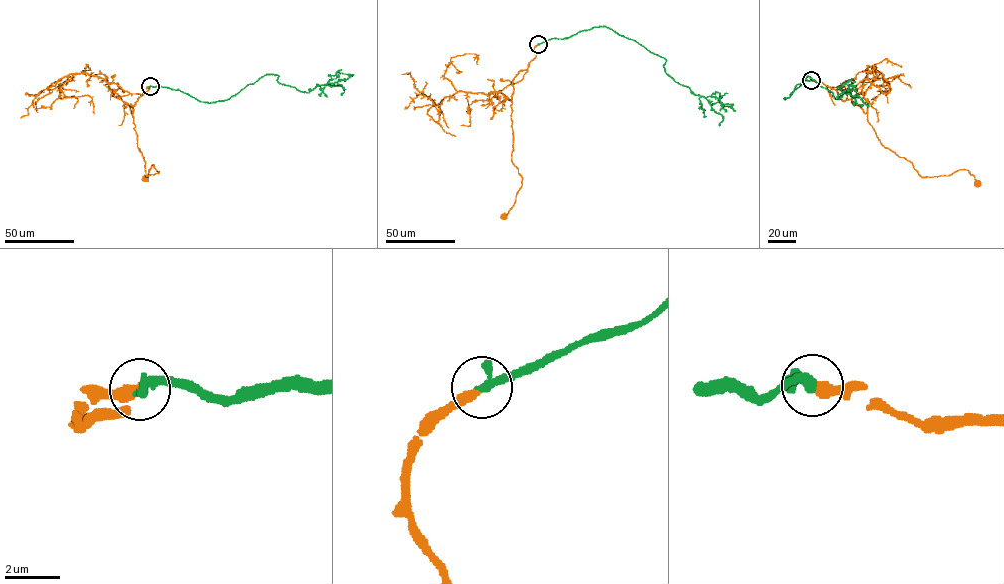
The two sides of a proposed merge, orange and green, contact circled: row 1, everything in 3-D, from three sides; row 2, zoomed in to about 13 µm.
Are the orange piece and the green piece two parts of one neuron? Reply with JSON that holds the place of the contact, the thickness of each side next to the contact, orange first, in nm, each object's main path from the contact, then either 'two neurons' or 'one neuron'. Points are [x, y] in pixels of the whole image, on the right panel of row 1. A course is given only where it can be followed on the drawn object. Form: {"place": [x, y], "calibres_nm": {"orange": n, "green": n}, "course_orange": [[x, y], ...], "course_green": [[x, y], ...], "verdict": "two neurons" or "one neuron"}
{"place": [811, 80], "calibres_nm": {"orange": 380, "green": 420}, "course_orange": [[811, 80], [859, 106], [880, 143], [910, 161], [921, 176], [949, 176], [966, 169], [977, 182]], "course_green": [[811, 80], [803, 81], [784, 99], [807, 76], [832, 92], [836, 99], [855, 81]], "verdict": "one neuron"}

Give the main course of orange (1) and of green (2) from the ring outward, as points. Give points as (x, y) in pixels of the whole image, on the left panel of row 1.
1: (150, 86), (134, 105), (131, 104), (146, 175), (159, 172), (153, 164), (144, 177)
2: (150, 86), (215, 102), (267, 74), (307, 92), (349, 77), (337, 71)

